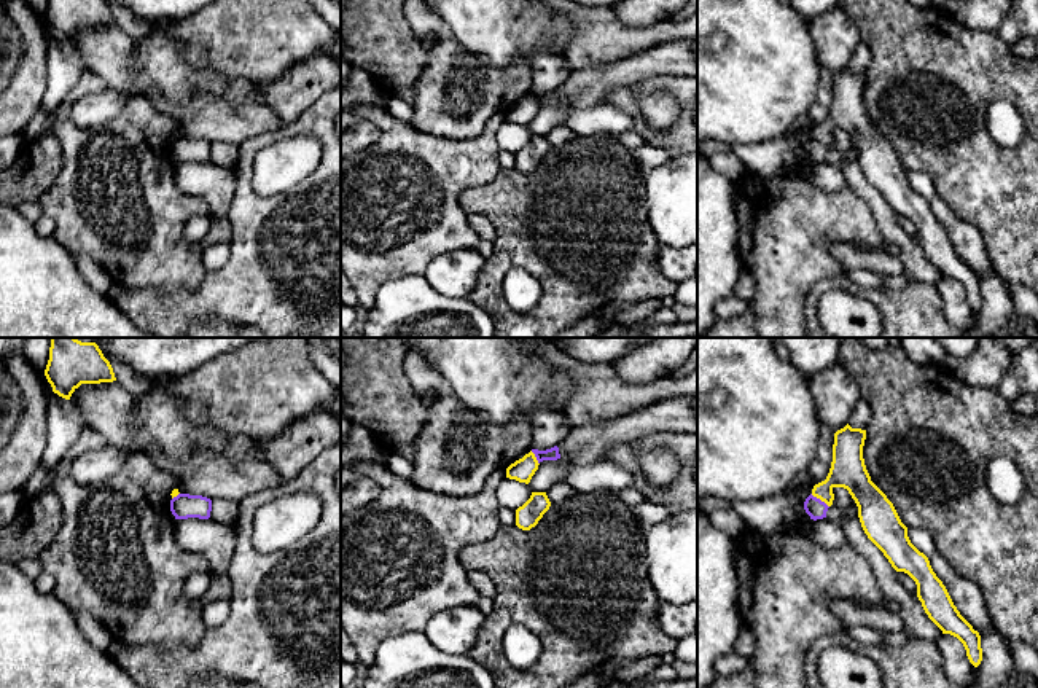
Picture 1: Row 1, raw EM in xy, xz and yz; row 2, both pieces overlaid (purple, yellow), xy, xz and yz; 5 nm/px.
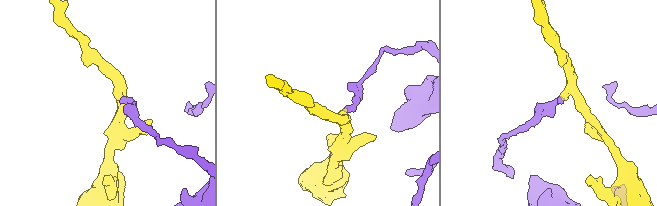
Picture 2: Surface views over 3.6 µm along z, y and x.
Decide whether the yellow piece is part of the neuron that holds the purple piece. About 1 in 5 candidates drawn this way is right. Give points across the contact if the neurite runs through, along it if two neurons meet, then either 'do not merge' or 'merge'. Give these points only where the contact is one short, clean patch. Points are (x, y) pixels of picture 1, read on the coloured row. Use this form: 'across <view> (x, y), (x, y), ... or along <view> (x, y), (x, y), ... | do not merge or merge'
do not merge

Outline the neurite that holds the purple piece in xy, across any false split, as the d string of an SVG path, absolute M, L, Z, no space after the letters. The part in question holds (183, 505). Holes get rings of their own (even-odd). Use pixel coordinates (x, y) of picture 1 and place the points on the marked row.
M178 494L170 500L170 511L175 519L209 519L212 511L212 500L202 495Z

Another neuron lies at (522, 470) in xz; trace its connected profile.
M530 451L506 468L506 478L529 484L538 465L535 454Z

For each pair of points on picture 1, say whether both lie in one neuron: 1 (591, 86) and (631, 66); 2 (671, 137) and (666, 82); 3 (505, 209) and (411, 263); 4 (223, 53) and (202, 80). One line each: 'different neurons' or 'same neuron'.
1: same neuron
2: same neuron
3: different neurons
4: different neurons

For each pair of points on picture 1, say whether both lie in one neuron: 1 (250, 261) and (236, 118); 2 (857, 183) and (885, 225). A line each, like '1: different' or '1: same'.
1: different
2: same

